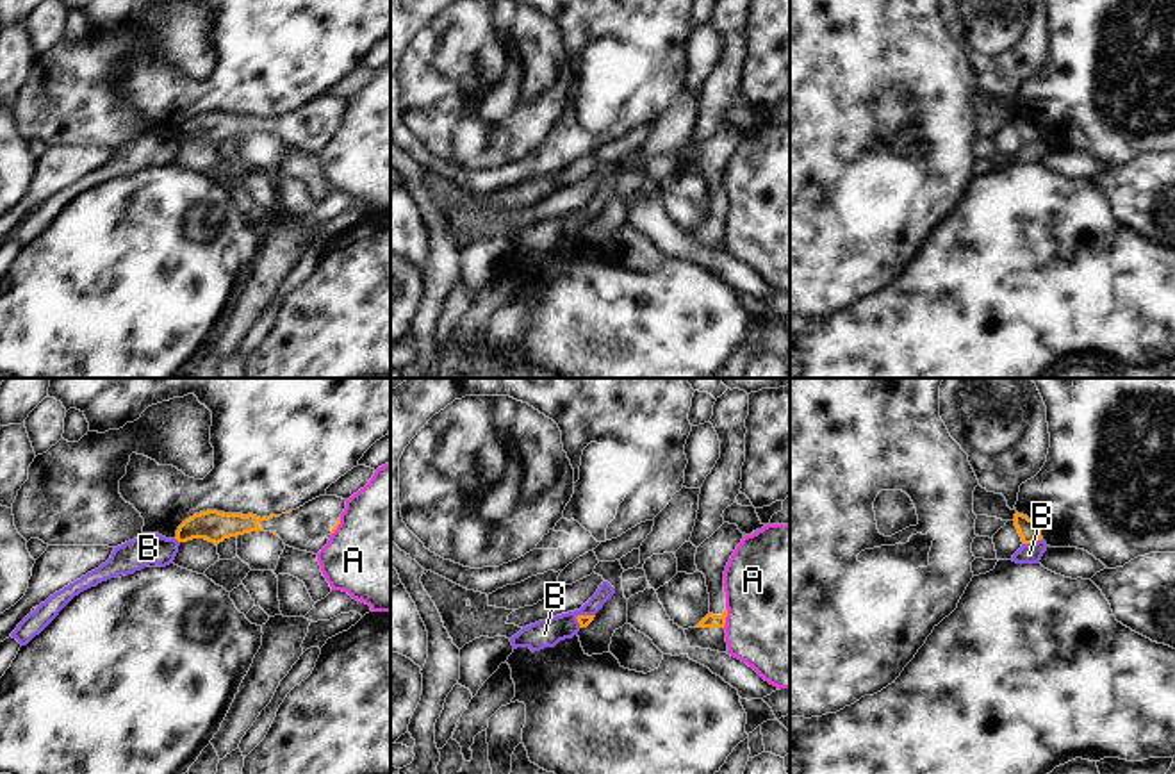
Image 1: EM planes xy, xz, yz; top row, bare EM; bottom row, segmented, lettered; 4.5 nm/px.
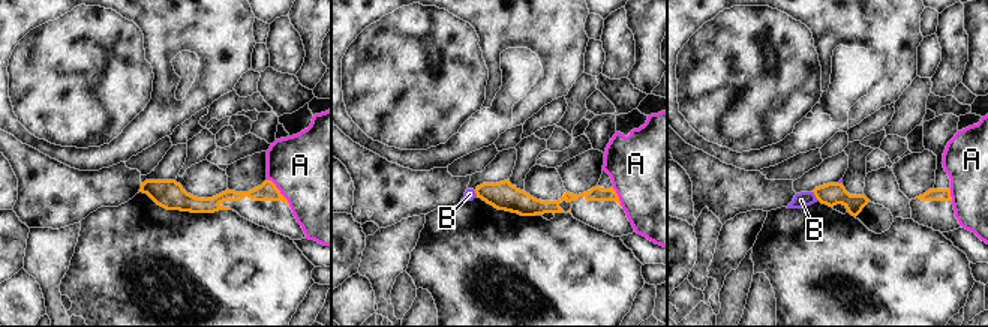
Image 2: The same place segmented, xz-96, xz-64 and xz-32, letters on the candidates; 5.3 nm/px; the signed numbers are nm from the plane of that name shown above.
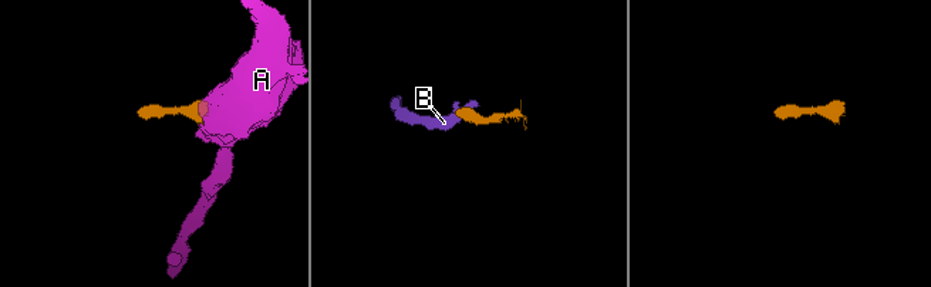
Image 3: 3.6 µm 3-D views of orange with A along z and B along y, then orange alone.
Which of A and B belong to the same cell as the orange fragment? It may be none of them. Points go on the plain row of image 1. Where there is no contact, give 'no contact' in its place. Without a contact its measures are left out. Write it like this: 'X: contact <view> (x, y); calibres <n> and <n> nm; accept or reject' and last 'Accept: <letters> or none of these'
A: contact xz (726, 216); calibres 60 and 500 nm; reject
B: contact yz (1033, 141); calibres 90 and 100 nm; reject
Accept: none of these

